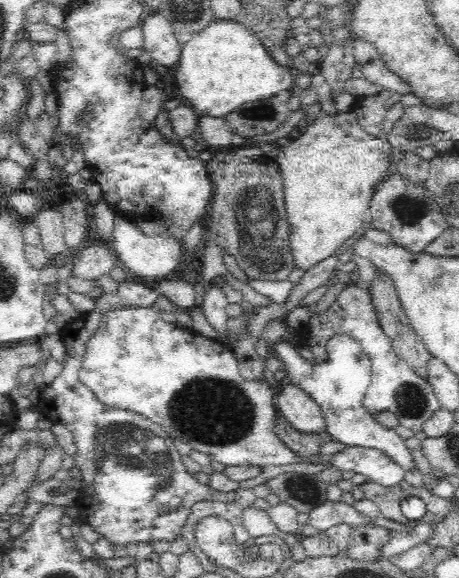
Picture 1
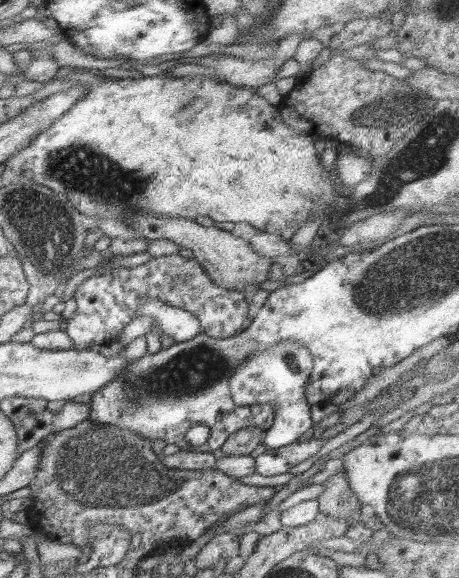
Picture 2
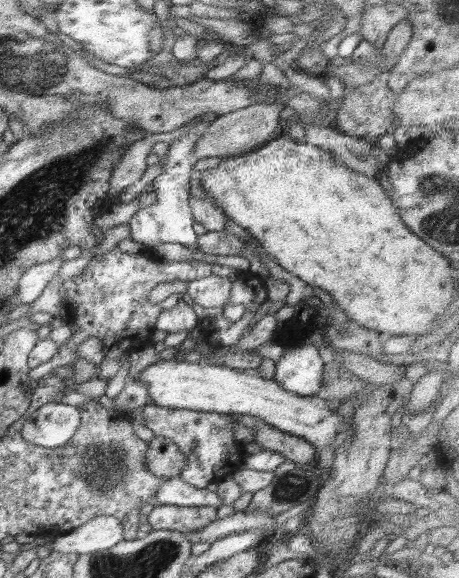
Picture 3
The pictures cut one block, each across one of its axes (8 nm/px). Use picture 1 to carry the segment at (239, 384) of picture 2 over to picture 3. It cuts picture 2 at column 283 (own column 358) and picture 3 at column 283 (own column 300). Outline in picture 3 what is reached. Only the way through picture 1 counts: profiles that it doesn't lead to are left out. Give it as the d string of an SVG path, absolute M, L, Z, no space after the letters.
M302 339L275 362L273 379L288 392L298 396L317 396L324 374L323 352Z

